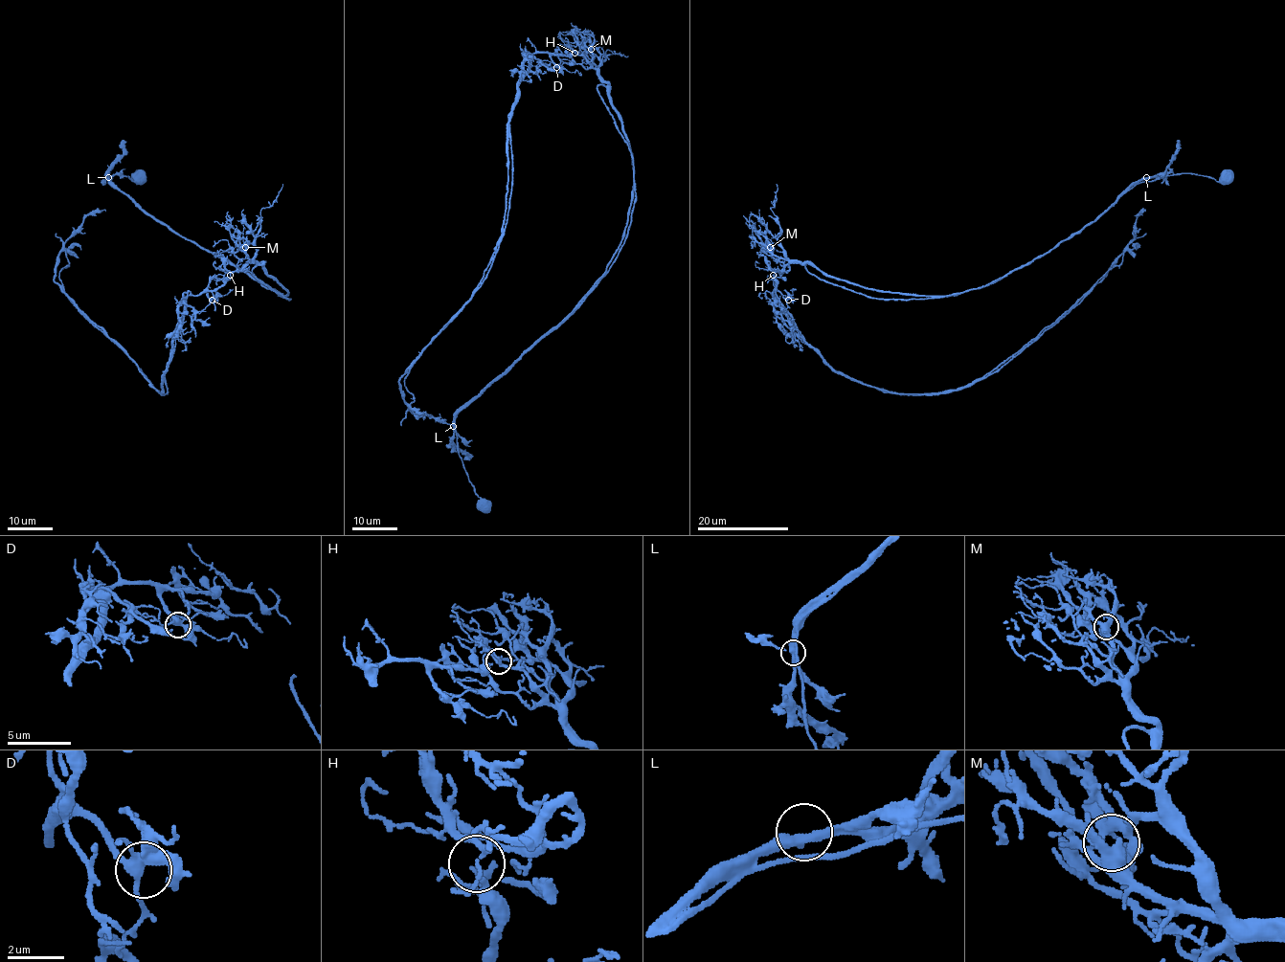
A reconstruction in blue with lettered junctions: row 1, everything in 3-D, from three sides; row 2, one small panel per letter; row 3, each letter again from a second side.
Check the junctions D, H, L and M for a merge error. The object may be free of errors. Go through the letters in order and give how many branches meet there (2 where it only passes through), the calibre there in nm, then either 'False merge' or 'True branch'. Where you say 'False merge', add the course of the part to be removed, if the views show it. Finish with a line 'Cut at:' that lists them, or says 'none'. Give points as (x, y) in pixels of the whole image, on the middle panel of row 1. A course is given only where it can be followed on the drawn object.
D: Branches: 4. Thickness 320 nm. True branch
H: Branches: 3. Thickness 150 nm. False merge. Course of the part to remove: (574, 53), (531, 55), (510, 116), (503, 233), (487, 277), (398, 379), (401, 395), (414, 413), (451, 424)
L: Branches: 3. Thickness 320 nm. True branch
M: Branches: 3. Thickness 360 nm. True branch
Cut at: H

